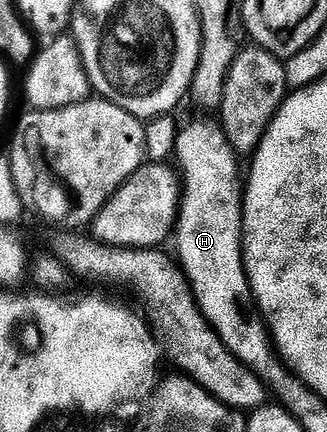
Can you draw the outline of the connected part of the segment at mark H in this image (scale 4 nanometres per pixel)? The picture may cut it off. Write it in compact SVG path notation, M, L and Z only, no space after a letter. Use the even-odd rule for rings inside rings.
M192 120L185 128L183 125L176 133L174 151L182 177L182 195L174 229L175 255L202 314L210 322L220 320L220 316L249 316L258 311L252 287L248 285L248 273L244 270L241 161L223 127L212 120Z

